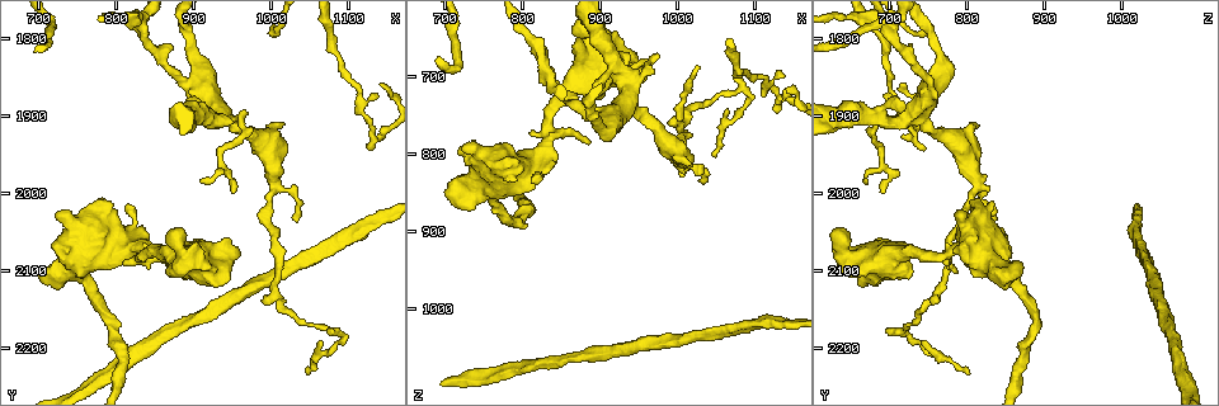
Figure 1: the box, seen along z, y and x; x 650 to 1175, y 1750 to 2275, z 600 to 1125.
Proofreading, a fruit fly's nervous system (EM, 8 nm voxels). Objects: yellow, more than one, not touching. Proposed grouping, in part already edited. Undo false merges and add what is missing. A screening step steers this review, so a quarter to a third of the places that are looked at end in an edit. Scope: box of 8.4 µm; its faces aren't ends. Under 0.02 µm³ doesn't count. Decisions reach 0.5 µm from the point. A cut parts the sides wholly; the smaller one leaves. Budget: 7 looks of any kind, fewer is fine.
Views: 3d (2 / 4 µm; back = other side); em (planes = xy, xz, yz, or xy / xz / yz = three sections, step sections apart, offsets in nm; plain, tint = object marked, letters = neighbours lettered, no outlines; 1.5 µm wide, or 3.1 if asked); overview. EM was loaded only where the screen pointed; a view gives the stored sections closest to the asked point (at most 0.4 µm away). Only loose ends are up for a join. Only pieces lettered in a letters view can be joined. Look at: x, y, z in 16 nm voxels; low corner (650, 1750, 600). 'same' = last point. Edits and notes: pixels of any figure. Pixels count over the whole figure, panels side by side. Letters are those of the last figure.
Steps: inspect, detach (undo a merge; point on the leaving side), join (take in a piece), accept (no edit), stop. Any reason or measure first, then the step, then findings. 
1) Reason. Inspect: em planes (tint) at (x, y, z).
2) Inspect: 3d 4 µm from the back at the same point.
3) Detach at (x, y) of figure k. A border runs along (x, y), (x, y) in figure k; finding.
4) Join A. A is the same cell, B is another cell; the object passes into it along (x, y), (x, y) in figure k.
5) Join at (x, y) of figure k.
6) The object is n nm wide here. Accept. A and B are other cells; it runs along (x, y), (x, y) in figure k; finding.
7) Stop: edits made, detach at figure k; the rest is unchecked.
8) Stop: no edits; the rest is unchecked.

An open end. Inspect: em planes (plain) at (885, 2100, 785).

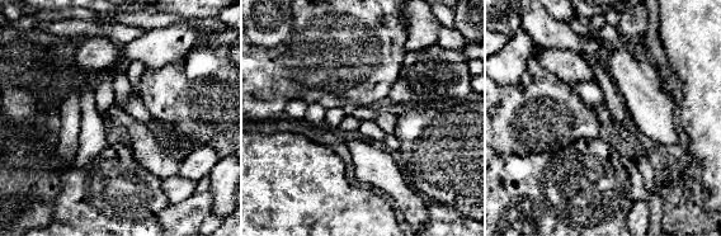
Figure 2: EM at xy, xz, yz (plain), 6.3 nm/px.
What lies round it. Inspect: em planes (letters) at the same point.

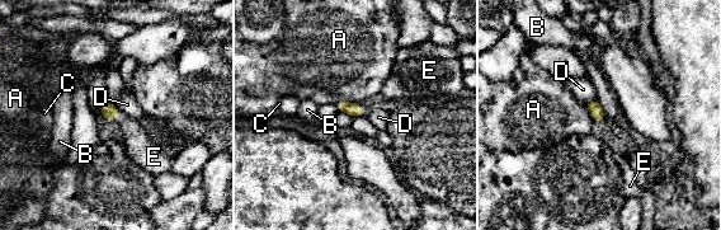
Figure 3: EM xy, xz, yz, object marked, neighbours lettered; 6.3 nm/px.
Join at (140, 146) of figure 3. E is the same cell, A, B, C and D are other cells; the object passes into it along (109, 112), (117, 114), (140, 146) in figure 3; it goes on there.

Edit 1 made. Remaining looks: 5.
Inspect: 3d 4 µm at (760, 2120, 865).

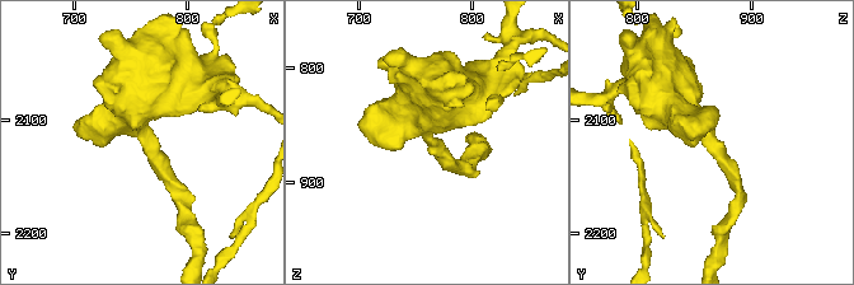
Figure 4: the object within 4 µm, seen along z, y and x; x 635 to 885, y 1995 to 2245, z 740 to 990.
The arms are 200, 550 nm wide; shape alone is not enough. Inspect: em planes (letters) at (764, 2120, 860).

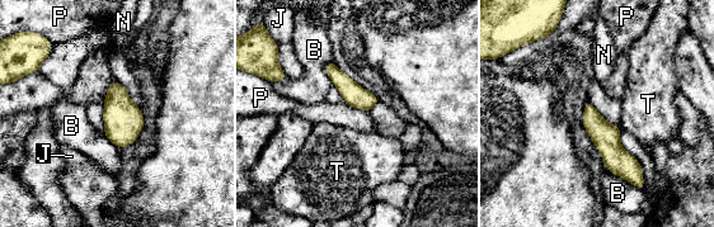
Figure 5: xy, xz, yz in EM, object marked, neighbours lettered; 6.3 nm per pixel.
The object is 60 nm wide here. Accept. B, J, N, P and T are other cells; it runs along (588, 107), (619, 171) in figure 5; one neuron here.

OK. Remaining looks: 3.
Stop: edits made, join at figure 3; the rest is unchecked.

